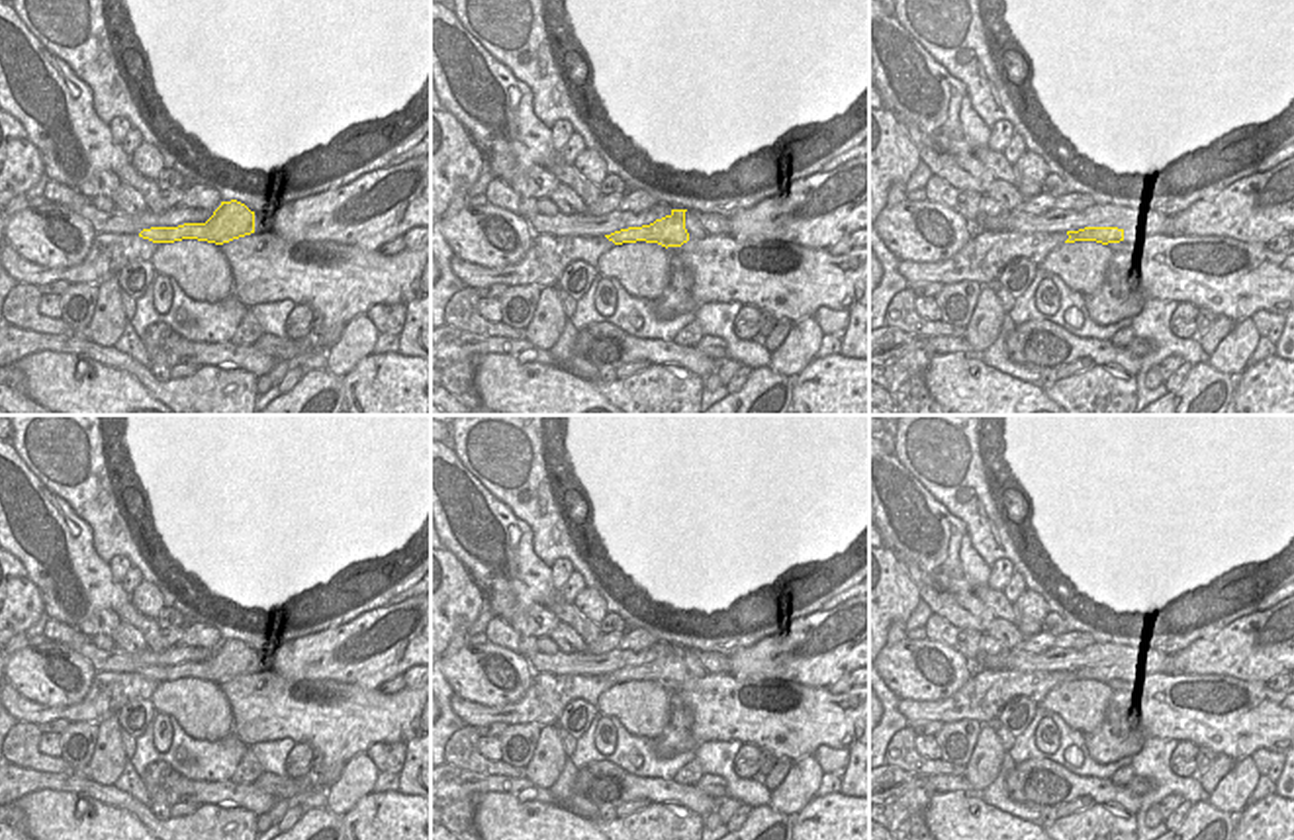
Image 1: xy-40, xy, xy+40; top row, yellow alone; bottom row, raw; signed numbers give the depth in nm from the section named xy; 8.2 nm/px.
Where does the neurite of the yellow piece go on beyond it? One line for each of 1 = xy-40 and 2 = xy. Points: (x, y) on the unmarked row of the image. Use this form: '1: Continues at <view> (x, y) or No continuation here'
1: No continuation here
2: Continues at xy (693, 666)

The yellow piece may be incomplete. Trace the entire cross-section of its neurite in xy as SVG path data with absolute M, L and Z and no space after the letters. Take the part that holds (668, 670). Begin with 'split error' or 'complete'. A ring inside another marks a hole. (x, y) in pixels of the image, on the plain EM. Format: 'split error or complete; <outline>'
split error; M671 648L670 654L650 664L621 668L605 676L615 683L646 679L666 687L681 685L689 677L705 677L709 674L697 660L697 652L699 650Z

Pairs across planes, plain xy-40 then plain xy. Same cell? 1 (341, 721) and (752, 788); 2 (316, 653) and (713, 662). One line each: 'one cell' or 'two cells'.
1: two cells
2: two cells

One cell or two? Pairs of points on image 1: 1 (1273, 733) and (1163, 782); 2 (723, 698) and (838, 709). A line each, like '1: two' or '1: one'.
1: two
2: one

